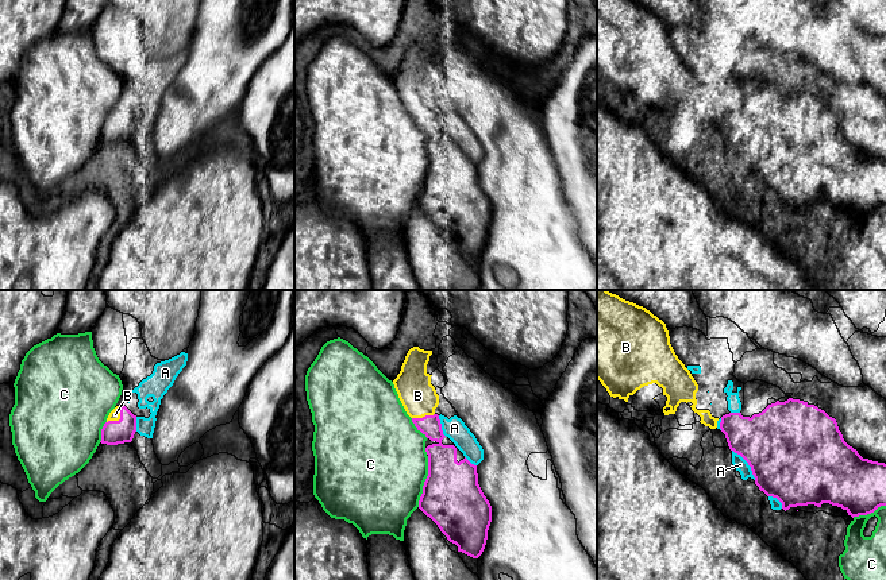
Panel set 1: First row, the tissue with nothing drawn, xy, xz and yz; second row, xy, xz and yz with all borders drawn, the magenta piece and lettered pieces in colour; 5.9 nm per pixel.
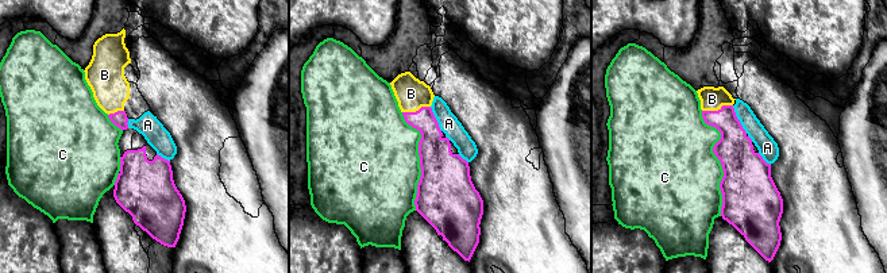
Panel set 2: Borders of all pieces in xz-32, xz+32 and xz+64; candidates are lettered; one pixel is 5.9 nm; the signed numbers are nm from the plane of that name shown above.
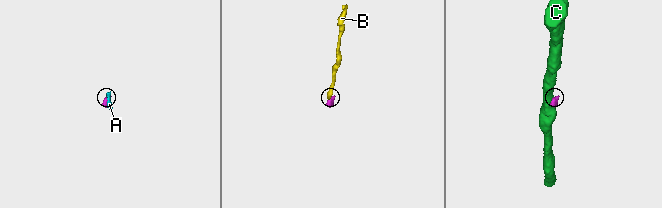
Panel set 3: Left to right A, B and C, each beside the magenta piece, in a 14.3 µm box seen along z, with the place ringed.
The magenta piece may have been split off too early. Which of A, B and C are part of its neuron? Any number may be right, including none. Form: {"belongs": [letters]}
{"belongs": ["B"]}

